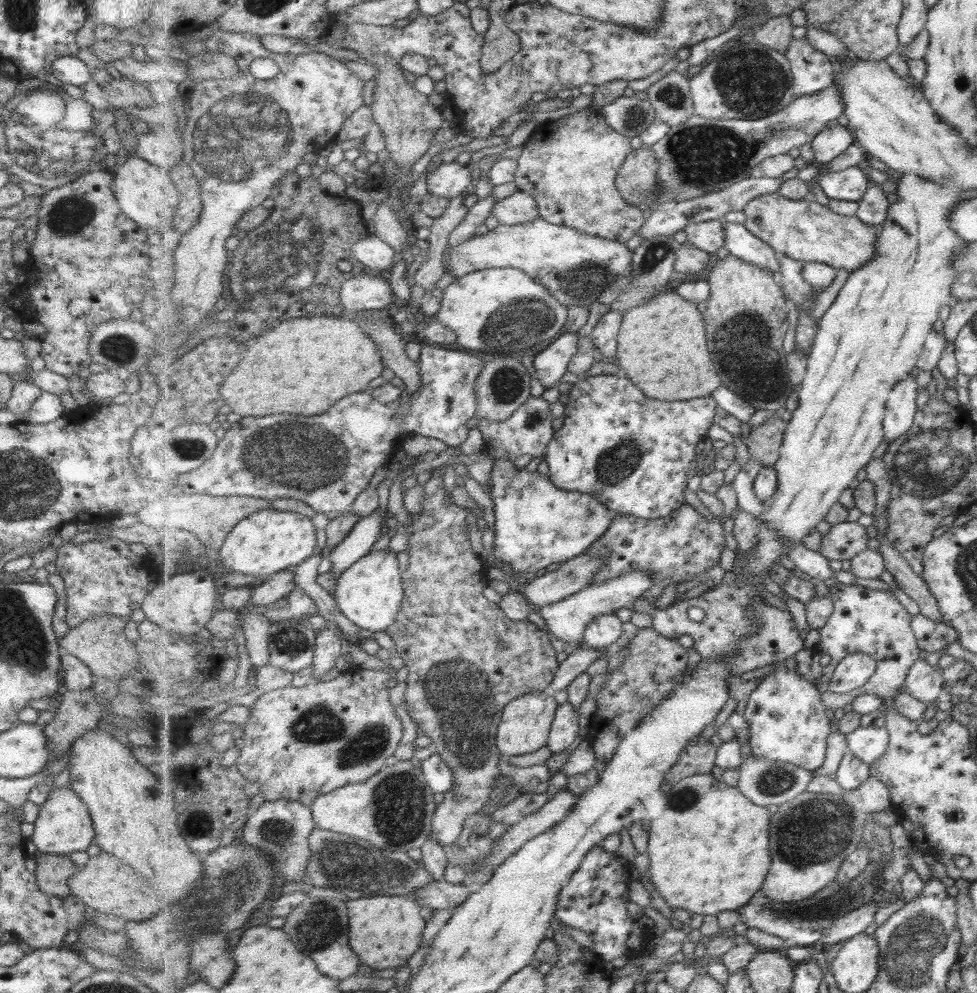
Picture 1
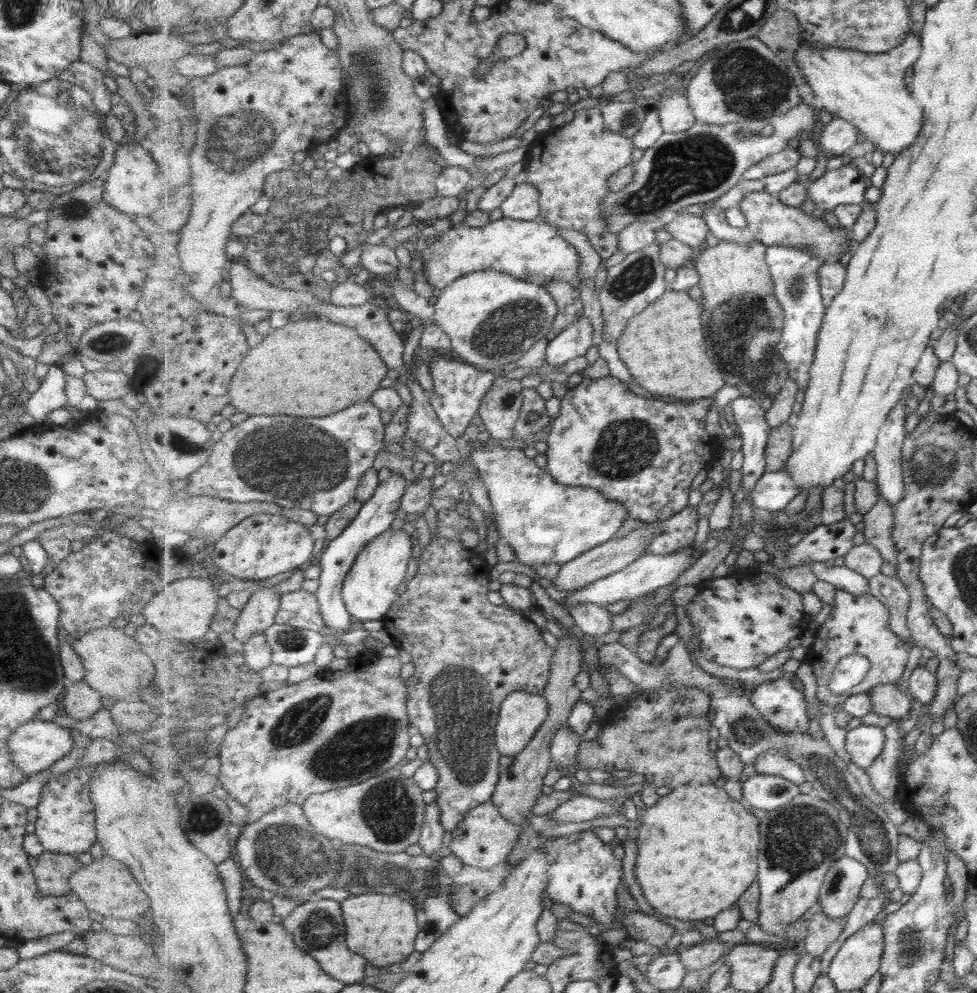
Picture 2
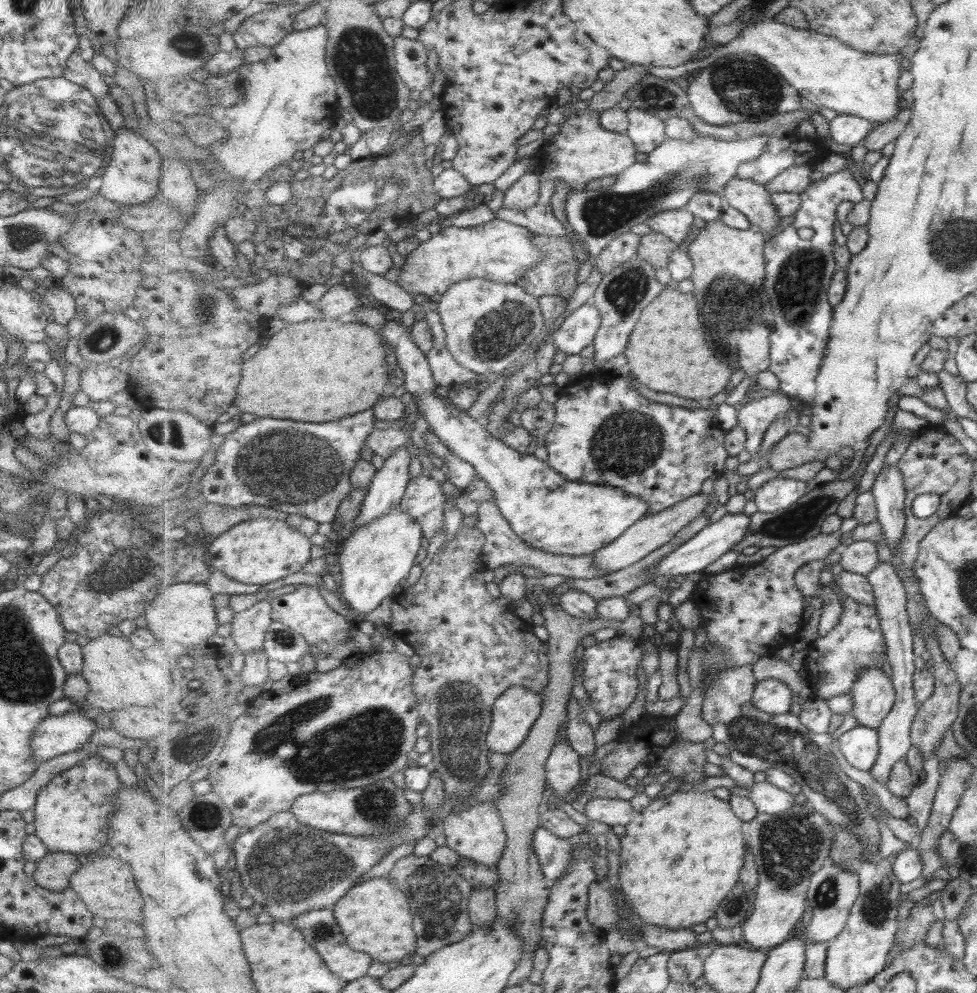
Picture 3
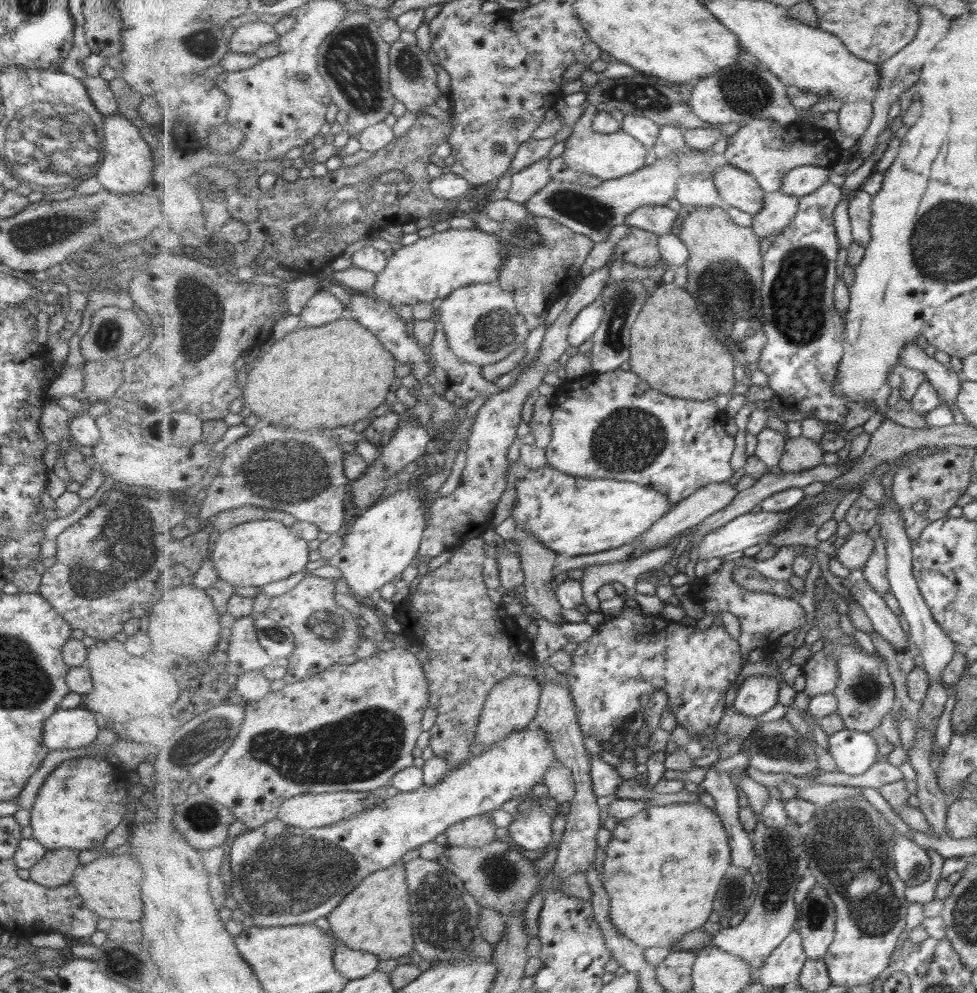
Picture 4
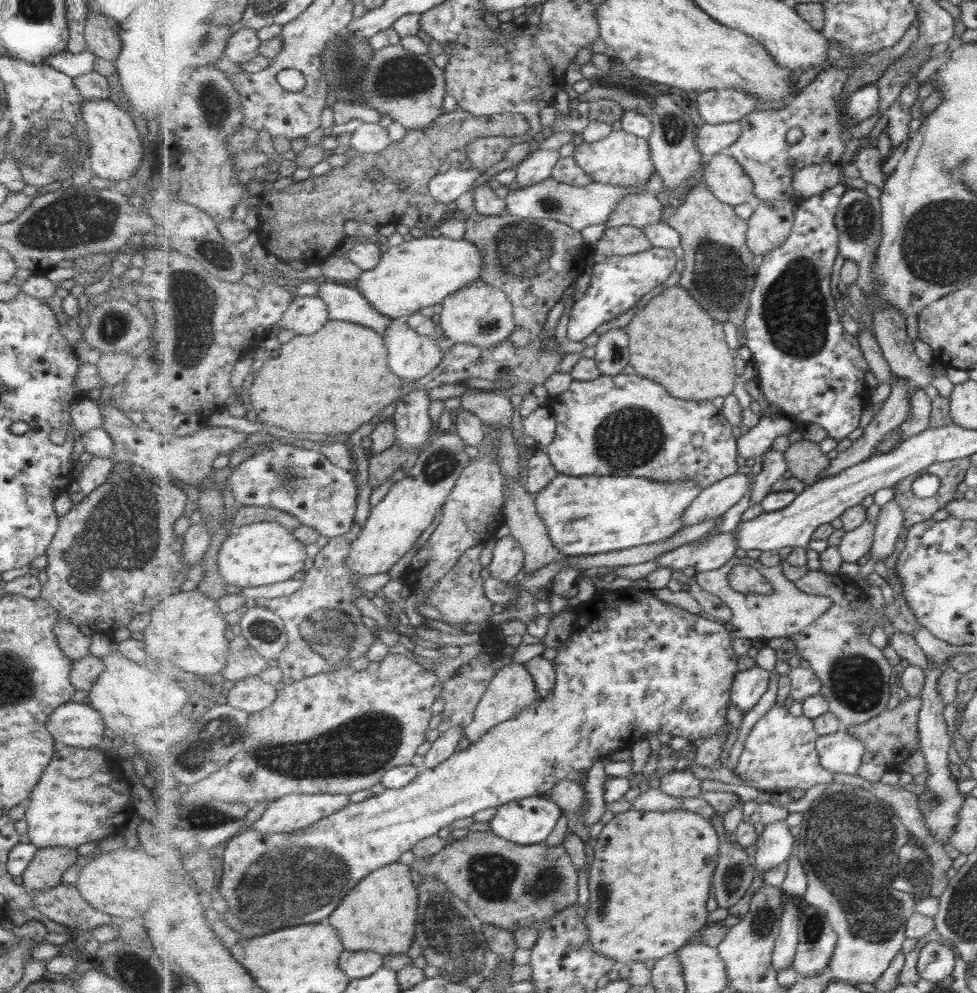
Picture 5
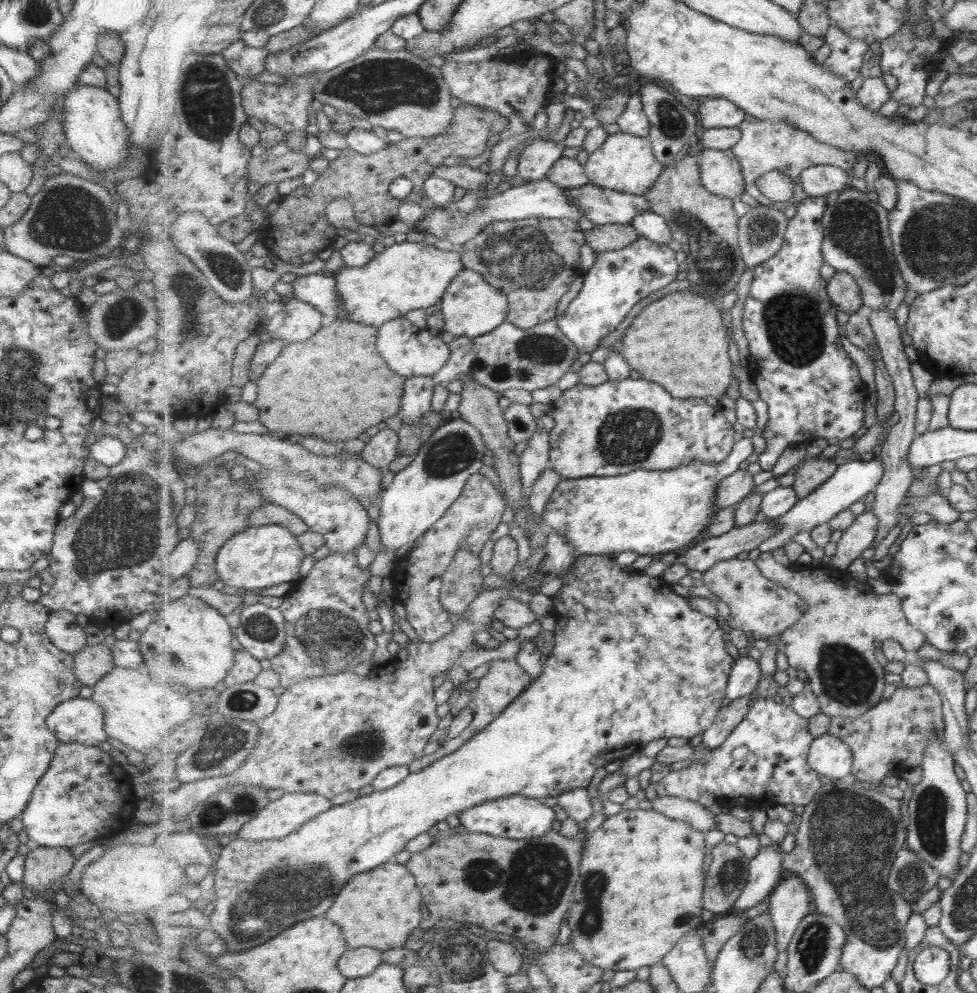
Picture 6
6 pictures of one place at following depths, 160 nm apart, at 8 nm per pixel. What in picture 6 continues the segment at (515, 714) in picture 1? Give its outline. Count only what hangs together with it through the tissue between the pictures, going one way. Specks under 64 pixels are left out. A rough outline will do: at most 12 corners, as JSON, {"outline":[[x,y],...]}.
{"outline":[[516,659],[490,662],[479,680],[474,719],[478,735],[532,686]]}

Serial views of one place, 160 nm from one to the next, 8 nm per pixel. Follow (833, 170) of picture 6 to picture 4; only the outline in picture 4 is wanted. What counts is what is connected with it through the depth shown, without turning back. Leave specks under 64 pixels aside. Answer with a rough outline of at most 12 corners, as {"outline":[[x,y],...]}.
{"outline":[[798,166],[785,175],[782,191],[813,194],[829,182],[828,167]]}

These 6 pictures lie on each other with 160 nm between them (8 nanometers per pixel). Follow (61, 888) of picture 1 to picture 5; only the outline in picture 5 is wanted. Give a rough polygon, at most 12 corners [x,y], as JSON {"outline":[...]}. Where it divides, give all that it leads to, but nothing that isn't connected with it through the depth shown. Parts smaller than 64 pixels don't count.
{"outline":[[67,847],[37,849],[21,879],[27,891],[49,891],[77,862]]}

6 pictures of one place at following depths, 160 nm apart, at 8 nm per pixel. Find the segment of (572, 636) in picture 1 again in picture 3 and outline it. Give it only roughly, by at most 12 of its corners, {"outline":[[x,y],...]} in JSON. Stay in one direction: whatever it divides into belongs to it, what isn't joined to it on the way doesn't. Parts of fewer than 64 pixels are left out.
{"outline":[[726,513],[652,568],[657,576],[703,573],[735,549],[751,517]]}

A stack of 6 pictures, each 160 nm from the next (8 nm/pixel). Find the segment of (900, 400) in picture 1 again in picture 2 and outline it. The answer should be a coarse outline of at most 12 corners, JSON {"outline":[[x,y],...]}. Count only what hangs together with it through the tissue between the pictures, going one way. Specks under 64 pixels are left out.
{"outline":[[901,400],[874,451],[875,482],[892,506],[903,498],[907,412]]}

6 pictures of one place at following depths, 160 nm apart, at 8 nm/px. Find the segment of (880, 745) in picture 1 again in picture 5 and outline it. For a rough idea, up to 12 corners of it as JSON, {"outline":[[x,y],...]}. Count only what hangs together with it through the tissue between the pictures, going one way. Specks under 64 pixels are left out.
{"outline":[[845,728],[816,740],[822,765],[857,774],[866,744]]}

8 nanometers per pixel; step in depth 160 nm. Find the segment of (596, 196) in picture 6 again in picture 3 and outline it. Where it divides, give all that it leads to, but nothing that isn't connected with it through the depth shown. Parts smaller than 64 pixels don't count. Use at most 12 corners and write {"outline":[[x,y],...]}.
{"outline":[[686,209],[659,212],[646,224],[653,232],[683,242],[695,215]]}

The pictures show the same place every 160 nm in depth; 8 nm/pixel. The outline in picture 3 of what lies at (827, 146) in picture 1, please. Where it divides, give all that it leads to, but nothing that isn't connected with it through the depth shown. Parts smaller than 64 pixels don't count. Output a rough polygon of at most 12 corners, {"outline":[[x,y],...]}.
{"outline":[[838,114],[829,124],[831,138],[851,147],[876,126],[852,114]]}

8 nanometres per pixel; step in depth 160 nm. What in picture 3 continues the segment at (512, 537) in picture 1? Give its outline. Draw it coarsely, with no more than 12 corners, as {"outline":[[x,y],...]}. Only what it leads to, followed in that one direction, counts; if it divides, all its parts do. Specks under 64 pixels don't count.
{"outline":[[396,315],[380,334],[441,442],[489,484],[525,544],[595,555],[647,515],[567,480],[435,394]]}

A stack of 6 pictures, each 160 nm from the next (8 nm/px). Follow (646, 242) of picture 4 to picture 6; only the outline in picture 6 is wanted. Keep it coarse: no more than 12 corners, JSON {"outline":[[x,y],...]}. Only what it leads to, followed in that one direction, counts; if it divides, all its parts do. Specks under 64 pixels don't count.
{"outline":[[632,224],[596,225],[586,235],[599,253],[642,236]]}

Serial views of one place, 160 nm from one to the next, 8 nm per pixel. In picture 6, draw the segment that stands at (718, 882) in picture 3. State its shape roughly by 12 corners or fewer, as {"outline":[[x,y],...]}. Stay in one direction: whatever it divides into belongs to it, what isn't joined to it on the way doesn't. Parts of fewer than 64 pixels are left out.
{"outline":[[642,804],[589,834],[566,919],[639,970],[701,928],[705,832]]}

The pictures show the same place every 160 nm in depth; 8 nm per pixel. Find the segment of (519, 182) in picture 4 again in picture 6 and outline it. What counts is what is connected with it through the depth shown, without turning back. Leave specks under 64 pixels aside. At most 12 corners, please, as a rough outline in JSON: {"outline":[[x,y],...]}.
{"outline":[[537,138],[520,153],[517,181],[546,178],[564,141]]}

